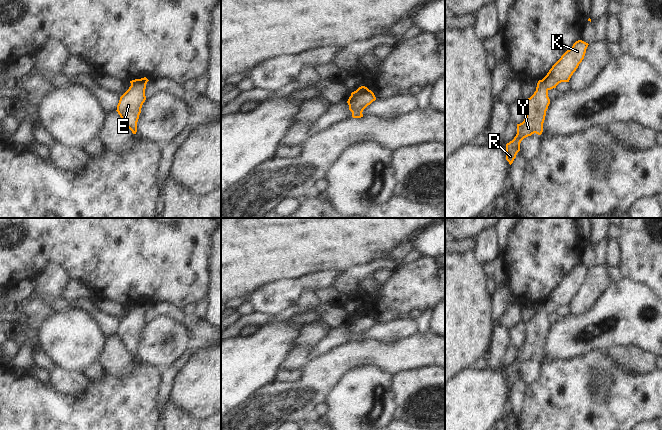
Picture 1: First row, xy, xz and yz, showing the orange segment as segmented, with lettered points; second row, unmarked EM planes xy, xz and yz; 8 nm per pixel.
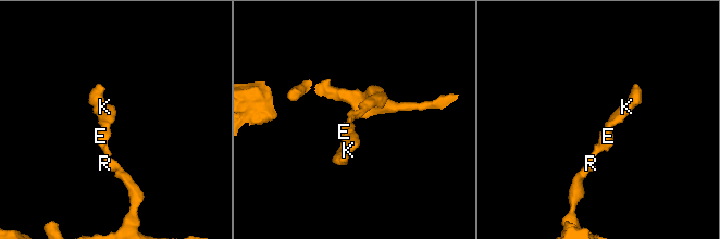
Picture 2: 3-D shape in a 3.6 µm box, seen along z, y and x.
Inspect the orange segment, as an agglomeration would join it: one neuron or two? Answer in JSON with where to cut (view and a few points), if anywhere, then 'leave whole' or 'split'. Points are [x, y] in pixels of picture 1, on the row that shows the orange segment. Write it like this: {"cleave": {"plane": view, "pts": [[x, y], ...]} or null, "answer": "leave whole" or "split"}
{"cleave": null, "answer": "leave whole"}

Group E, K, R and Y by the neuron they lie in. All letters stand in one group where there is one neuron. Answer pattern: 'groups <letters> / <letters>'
groups E K R Y

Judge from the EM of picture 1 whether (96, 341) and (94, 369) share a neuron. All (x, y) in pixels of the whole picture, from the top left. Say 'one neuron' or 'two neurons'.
one neuron

